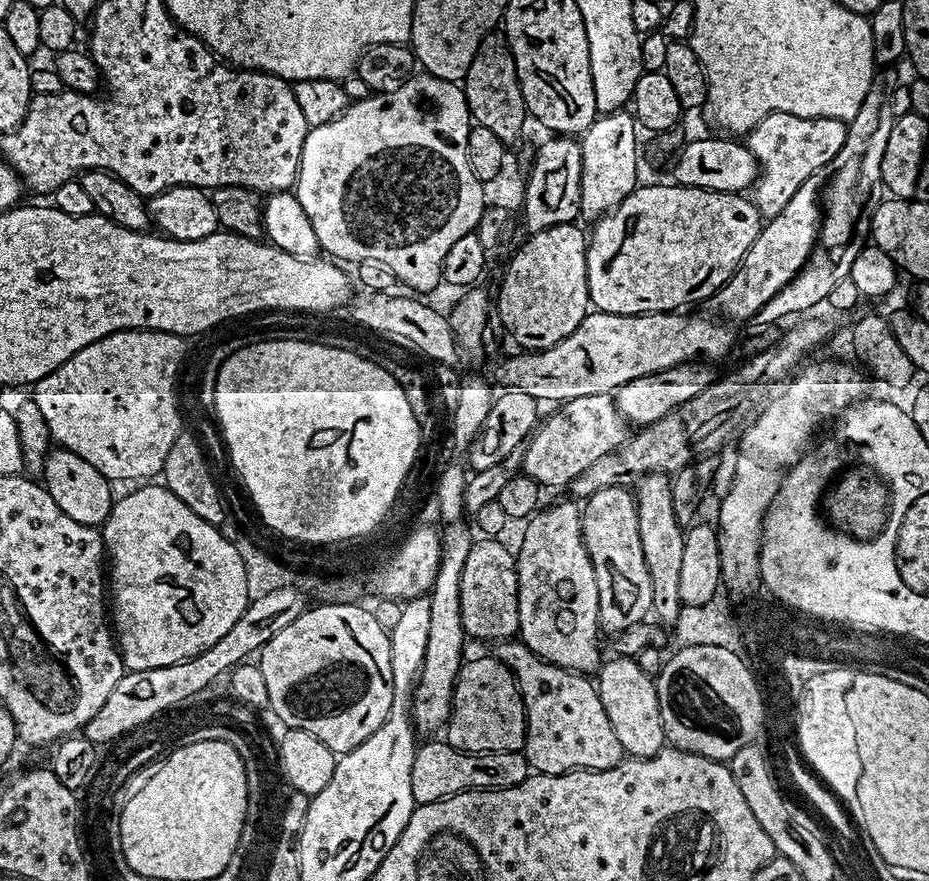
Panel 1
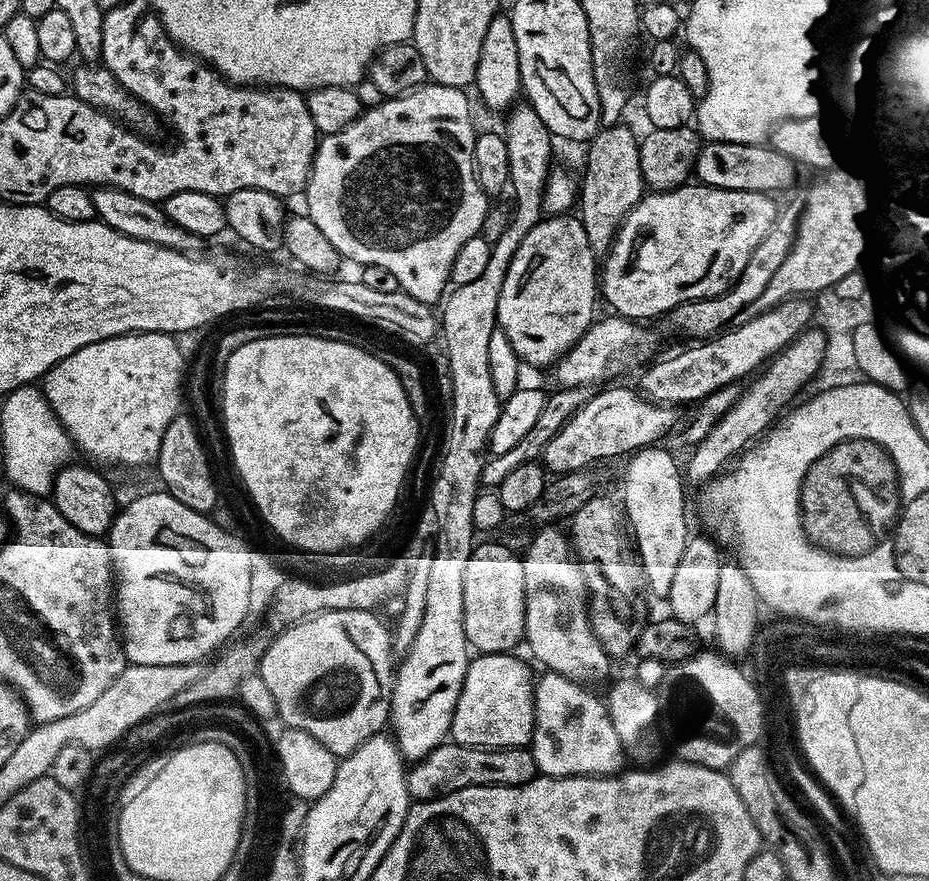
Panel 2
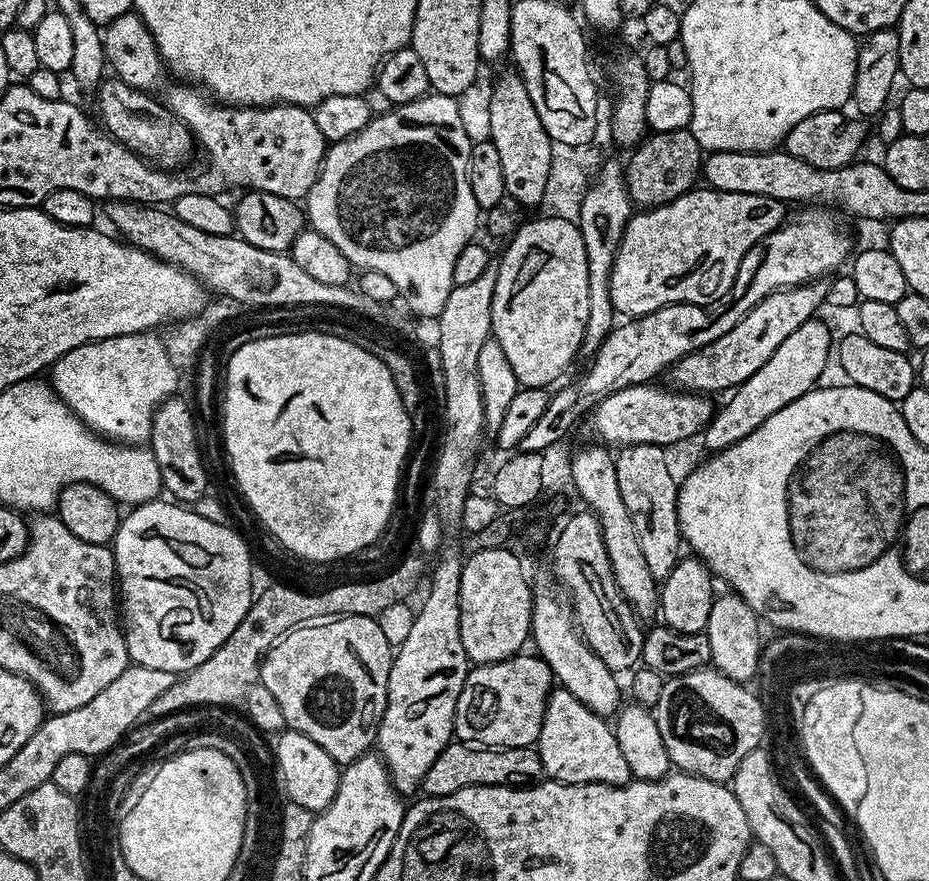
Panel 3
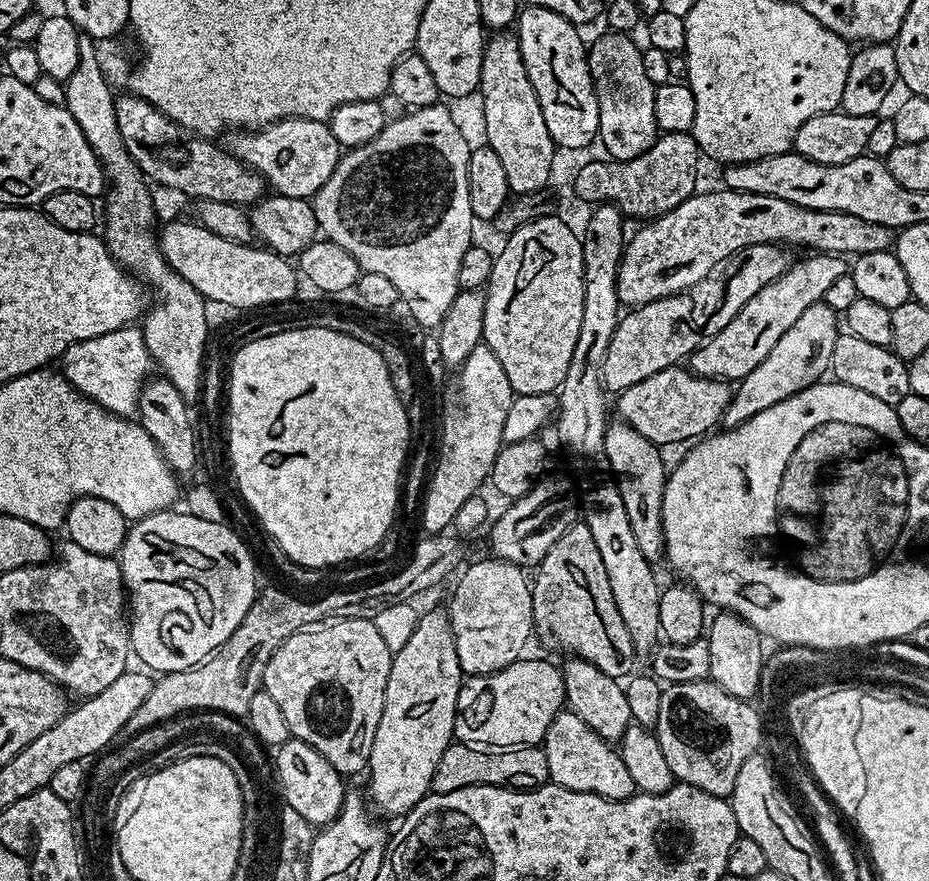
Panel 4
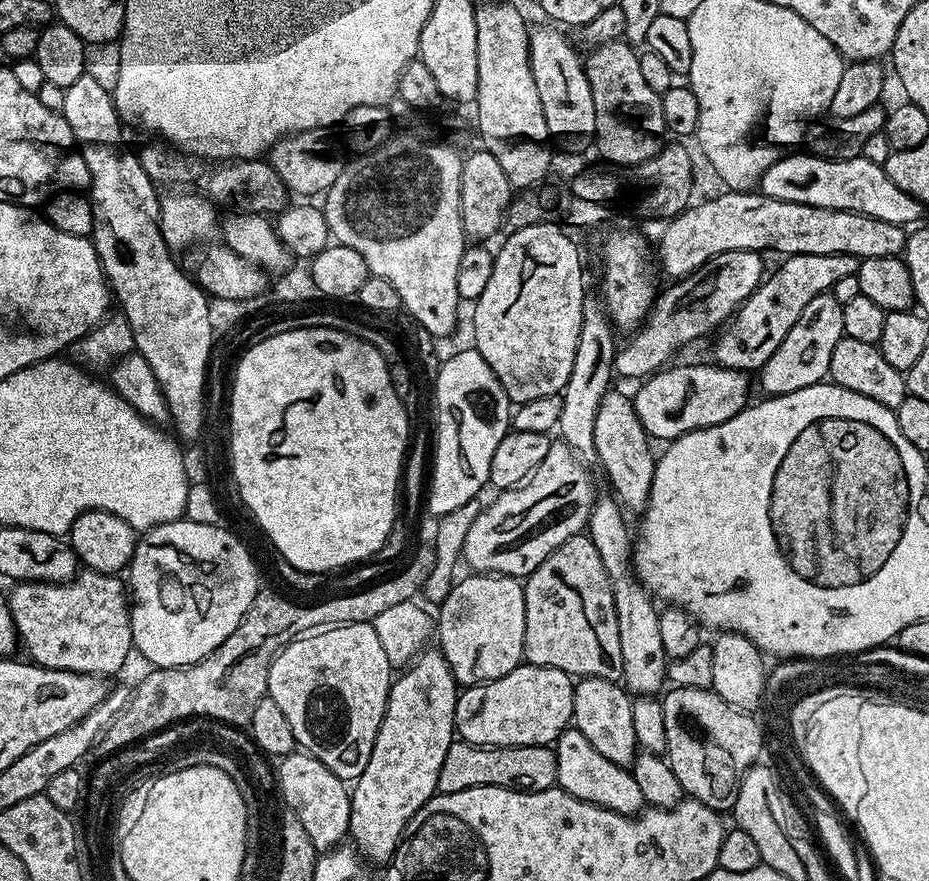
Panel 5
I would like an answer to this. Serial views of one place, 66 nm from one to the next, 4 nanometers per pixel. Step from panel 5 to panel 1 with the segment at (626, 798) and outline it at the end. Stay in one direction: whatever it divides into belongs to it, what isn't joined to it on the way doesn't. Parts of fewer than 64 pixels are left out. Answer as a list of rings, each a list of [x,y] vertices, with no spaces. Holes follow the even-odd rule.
[[[519,638],[501,640],[495,648],[496,659],[503,662],[515,676],[516,686],[520,690],[520,699],[524,702],[524,747],[522,751],[533,773],[541,776],[557,776],[567,772],[577,772],[583,768],[610,770],[625,759],[624,747],[622,742],[618,742],[618,734],[614,734],[614,726],[610,726],[610,718],[606,718],[606,710],[602,706],[602,698],[598,694],[596,685],[585,673],[572,672],[569,668],[541,660]]]

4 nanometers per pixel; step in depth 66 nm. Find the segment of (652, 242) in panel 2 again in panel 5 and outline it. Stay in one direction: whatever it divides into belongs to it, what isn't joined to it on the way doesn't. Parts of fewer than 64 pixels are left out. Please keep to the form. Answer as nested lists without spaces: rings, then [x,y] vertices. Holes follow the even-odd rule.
[[[731,190],[721,191],[721,196],[716,196],[713,200],[704,200],[701,204],[693,203],[691,206],[679,215],[667,221],[668,229],[660,236],[660,260],[658,256],[658,264],[664,267],[664,272],[668,276],[676,276],[672,278],[683,278],[691,276],[694,272],[699,272],[711,262],[713,256],[718,254],[726,254],[734,250],[750,250],[761,254],[767,253],[767,248],[772,252],[784,252],[785,257],[797,256],[798,254],[850,254],[860,260],[866,258],[886,258],[887,256],[900,256],[904,247],[908,245],[909,233],[906,231],[905,225],[895,224],[894,222],[882,222],[878,218],[870,218],[866,214],[858,214],[857,212],[847,212],[846,210],[838,210],[837,208],[823,208],[822,206],[806,206],[798,202],[782,202],[778,198],[770,198],[769,196],[760,195],[759,191],[751,192],[734,192]]]

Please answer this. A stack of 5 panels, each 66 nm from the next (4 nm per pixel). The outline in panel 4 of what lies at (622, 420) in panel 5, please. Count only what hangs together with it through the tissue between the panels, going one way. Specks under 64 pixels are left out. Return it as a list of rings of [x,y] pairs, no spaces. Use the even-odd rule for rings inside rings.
[[[623,422],[609,423],[604,434],[606,458],[616,477],[616,485],[626,502],[626,515],[630,518],[630,527],[634,529],[634,538],[638,541],[638,550],[649,562],[656,562],[664,556],[664,527],[662,526],[662,498],[666,467],[660,457],[661,449],[651,444],[638,430]]]

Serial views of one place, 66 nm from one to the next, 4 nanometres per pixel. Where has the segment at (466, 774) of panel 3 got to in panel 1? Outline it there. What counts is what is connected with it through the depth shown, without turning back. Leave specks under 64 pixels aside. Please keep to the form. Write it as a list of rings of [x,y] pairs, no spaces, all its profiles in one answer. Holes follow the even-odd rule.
[[[428,738],[417,747],[414,754],[414,766],[410,766],[410,790],[417,804],[429,804],[456,796],[460,792],[487,790],[490,788],[509,788],[518,786],[530,774],[528,759],[523,751],[519,752],[460,752],[444,738]]]

